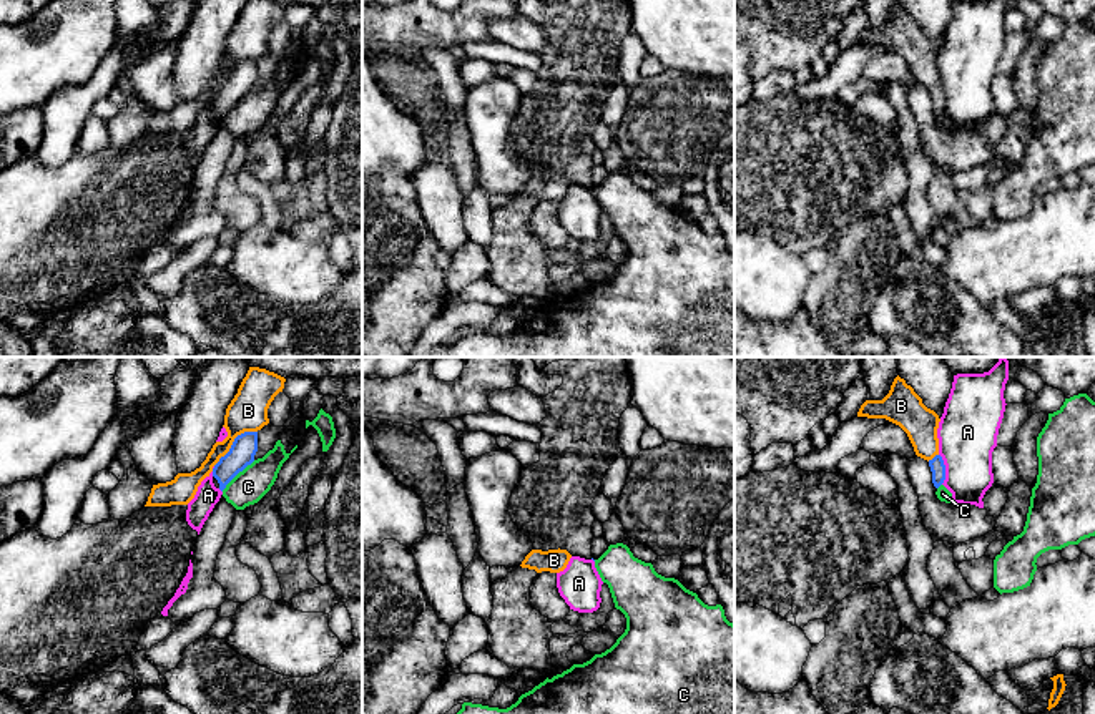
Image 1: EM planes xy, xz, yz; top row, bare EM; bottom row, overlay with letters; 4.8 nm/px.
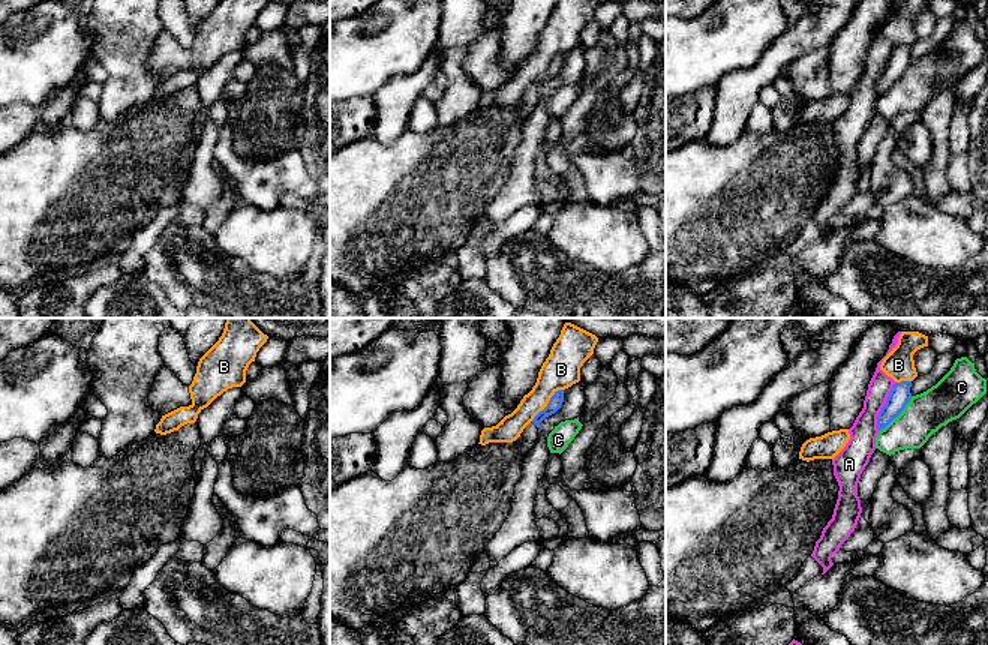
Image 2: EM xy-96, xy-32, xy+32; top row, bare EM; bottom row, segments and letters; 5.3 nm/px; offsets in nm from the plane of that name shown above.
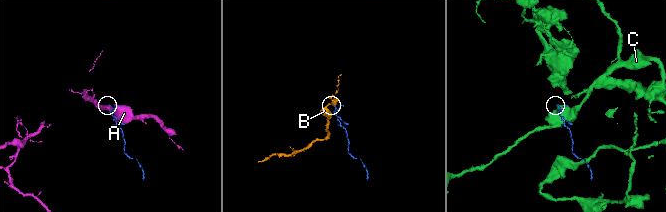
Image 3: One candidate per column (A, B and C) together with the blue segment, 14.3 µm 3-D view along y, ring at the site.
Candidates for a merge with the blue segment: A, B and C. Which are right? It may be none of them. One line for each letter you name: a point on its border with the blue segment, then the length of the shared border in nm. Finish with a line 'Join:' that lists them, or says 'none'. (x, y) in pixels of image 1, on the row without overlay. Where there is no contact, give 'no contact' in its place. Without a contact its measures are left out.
Join: none

